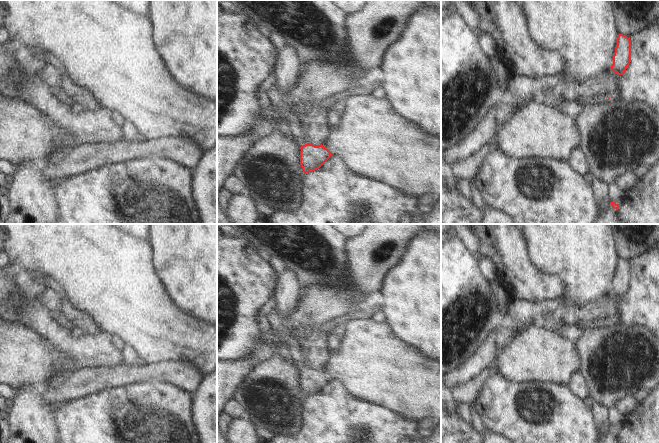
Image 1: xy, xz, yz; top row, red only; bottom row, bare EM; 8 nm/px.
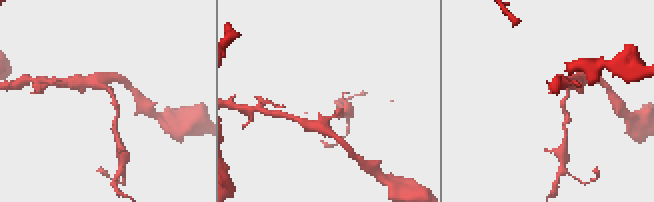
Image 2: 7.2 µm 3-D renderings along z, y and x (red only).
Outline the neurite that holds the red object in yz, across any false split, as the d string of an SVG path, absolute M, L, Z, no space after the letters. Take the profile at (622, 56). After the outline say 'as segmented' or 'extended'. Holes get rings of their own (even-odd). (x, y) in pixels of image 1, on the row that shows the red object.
M623 34L617 37L617 45L613 55L613 64L611 70L618 74L623 75L631 61L631 41L630 38Z; as segmented

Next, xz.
M276 84L272 86L268 92L268 96L280 113L288 119L296 143L301 147L300 165L302 171L307 174L319 169L332 156L331 152L322 144L315 146L307 143L306 135L303 132L303 125L300 119L291 107L286 104L284 96L279 92Z; extended

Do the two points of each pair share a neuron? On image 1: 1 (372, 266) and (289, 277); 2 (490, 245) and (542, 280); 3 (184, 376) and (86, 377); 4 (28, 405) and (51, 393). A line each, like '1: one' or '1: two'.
1: two
2: one
3: one
4: two

